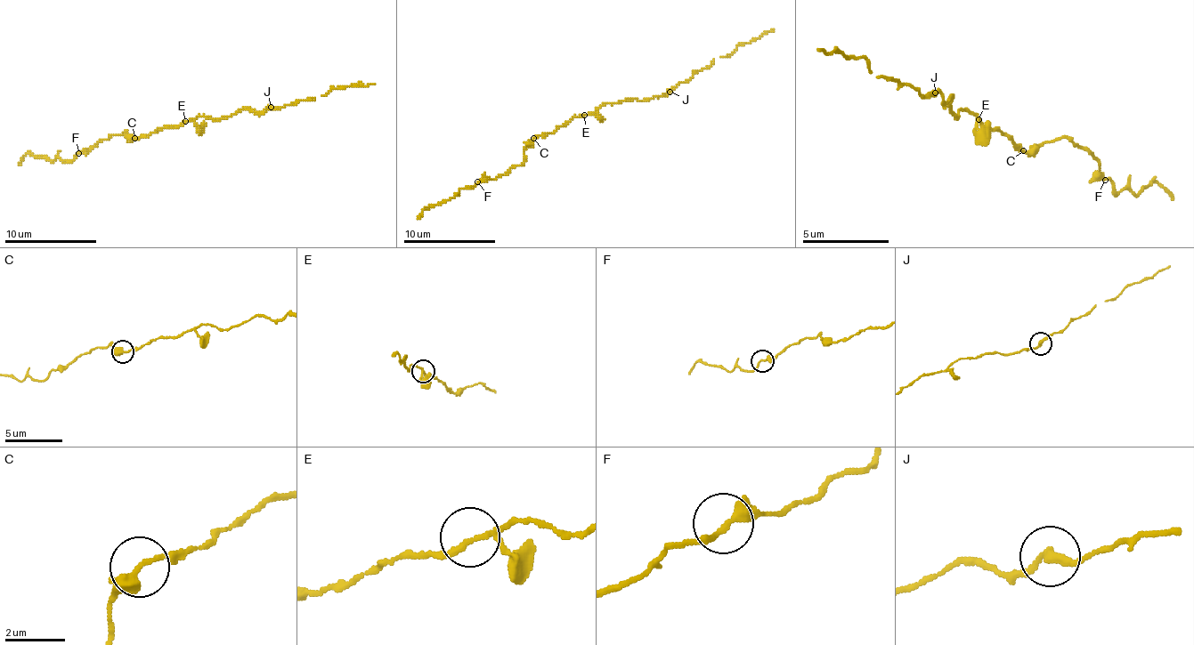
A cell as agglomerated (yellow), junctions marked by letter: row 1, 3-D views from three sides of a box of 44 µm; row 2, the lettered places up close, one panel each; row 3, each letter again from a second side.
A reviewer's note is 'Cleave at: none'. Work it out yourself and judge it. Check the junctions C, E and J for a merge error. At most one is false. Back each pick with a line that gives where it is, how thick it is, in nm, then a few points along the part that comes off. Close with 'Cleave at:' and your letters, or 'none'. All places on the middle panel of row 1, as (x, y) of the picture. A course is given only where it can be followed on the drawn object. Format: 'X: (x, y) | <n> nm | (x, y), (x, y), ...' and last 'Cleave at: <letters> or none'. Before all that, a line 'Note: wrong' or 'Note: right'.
Note: right
Cleave at: none

